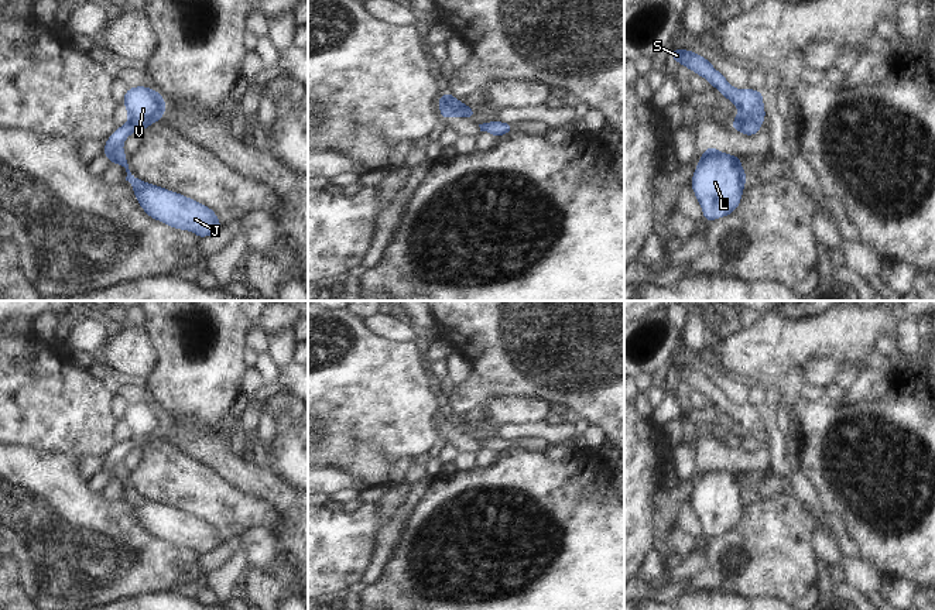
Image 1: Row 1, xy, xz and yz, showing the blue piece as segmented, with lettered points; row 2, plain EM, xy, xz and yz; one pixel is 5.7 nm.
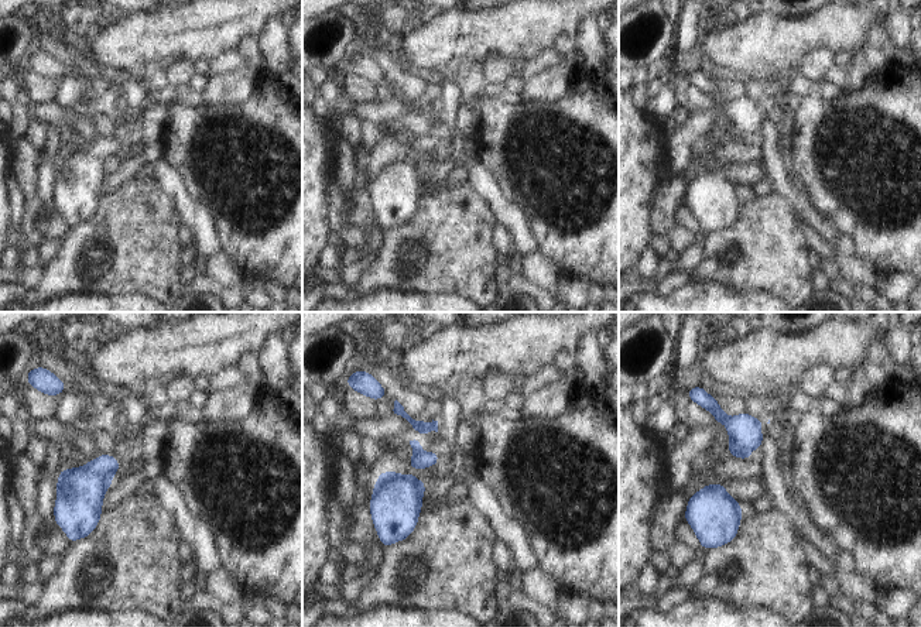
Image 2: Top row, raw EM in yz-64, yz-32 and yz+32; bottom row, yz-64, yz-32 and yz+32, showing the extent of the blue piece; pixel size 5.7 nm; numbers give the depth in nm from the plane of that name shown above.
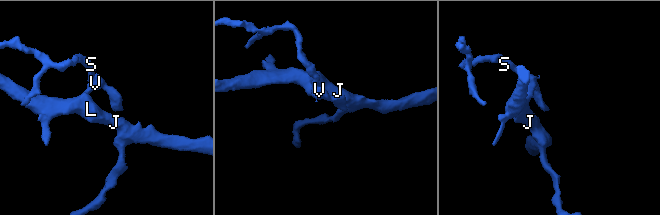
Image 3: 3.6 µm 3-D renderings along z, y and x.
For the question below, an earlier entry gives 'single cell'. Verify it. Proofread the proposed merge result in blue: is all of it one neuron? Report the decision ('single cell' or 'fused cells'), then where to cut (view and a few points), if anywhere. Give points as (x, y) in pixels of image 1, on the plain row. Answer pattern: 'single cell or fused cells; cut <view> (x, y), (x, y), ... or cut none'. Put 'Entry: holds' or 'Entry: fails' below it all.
fused cells; cut yz (757, 439), (747, 438), (733, 444)
Entry: fails

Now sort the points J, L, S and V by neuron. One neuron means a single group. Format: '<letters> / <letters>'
J L / S V

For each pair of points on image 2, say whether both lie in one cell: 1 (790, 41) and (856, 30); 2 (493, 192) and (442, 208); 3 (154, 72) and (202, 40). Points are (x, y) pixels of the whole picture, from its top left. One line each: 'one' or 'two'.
1: one
2: two
3: one

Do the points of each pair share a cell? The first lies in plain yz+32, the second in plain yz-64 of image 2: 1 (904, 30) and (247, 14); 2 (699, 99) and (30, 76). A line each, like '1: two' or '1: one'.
1: two
2: one

